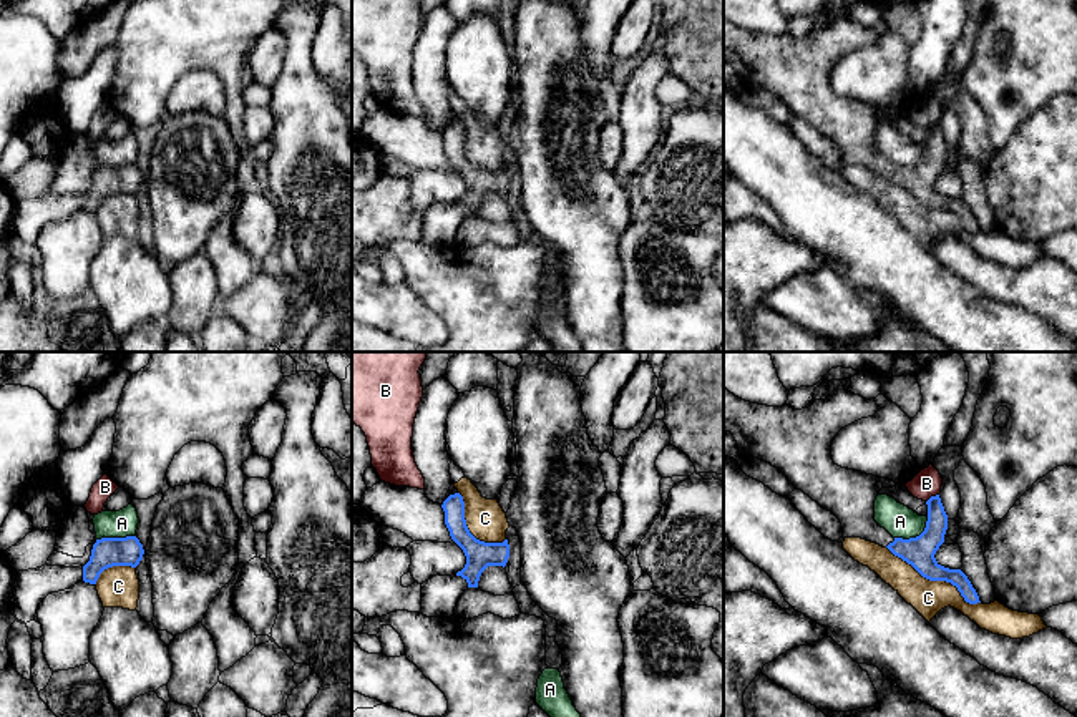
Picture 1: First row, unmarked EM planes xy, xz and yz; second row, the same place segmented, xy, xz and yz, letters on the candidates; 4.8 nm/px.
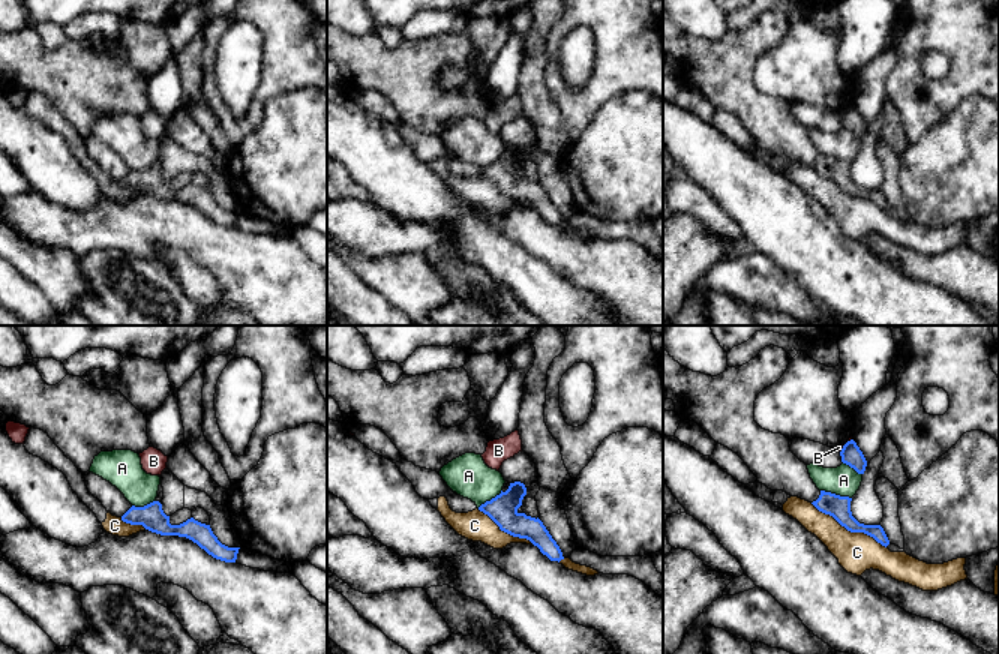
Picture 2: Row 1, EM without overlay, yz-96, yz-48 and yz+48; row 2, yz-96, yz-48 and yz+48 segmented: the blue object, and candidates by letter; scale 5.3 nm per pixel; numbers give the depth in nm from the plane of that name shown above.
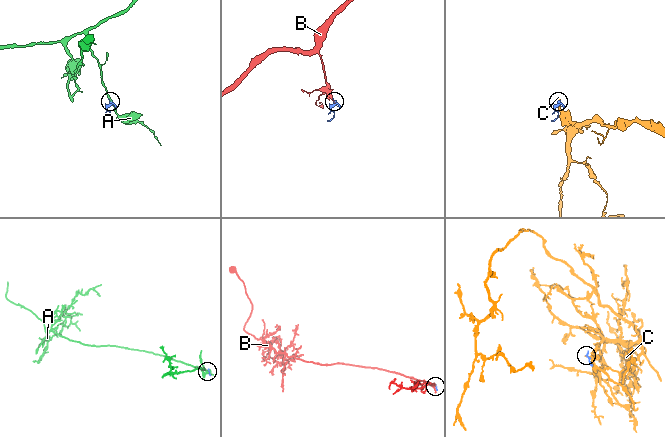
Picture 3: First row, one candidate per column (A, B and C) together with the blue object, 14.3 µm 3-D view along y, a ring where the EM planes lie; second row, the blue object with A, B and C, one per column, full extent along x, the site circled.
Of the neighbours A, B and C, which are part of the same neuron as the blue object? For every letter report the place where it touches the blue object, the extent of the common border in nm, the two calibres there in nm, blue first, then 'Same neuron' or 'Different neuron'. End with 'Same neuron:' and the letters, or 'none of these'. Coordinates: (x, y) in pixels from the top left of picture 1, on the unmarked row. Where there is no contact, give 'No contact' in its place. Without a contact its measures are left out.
A: Touches blue at yz (916, 165). Shared border 200 nm. Thickness 150 nm (blue) against 160 nm. Different neuron
B: Touches blue at yz (931, 125). Shared border 80 nm. Thickness 120 nm (blue) against 140 nm. Different neuron
C: Touches blue at yz (935, 208). Shared border 550 nm. Thickness 150 nm (blue) against 170 nm. Different neuron
Same neuron: none of these

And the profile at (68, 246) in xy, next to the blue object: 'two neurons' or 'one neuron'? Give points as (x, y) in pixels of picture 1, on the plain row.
two neurons

